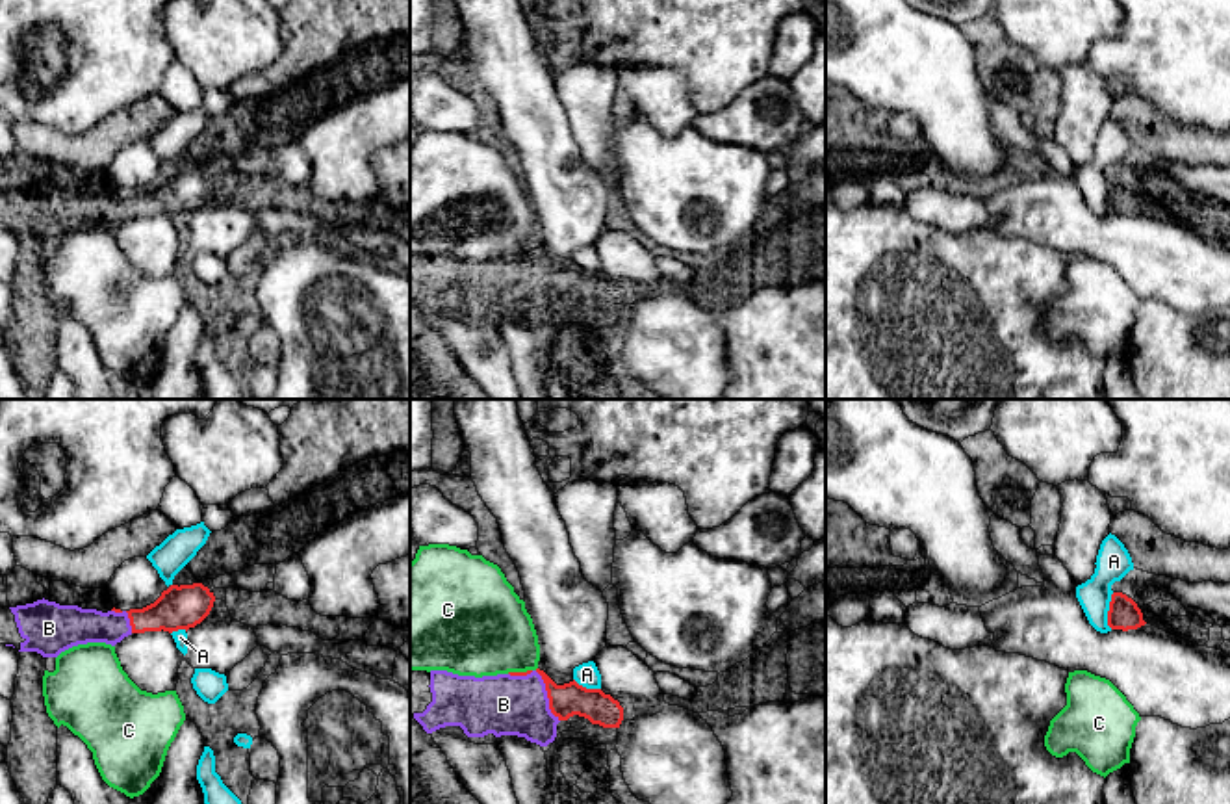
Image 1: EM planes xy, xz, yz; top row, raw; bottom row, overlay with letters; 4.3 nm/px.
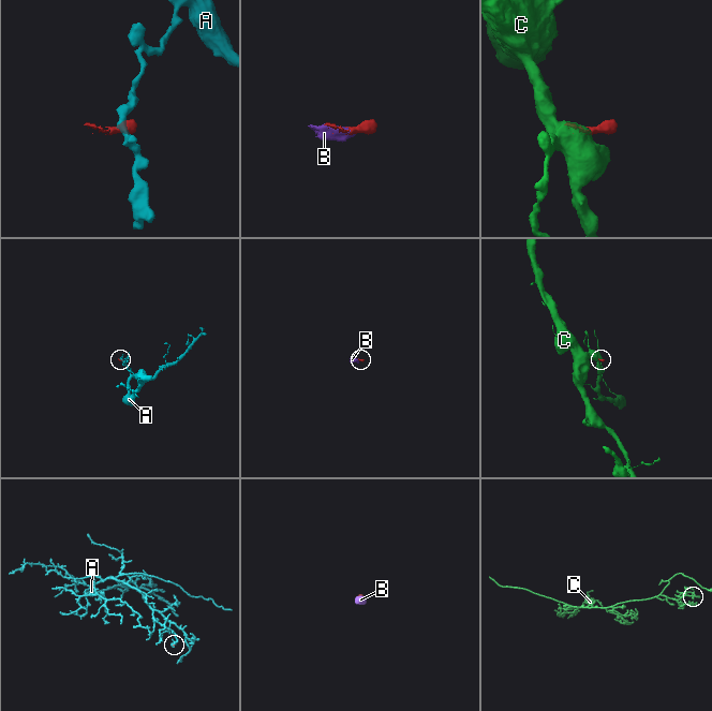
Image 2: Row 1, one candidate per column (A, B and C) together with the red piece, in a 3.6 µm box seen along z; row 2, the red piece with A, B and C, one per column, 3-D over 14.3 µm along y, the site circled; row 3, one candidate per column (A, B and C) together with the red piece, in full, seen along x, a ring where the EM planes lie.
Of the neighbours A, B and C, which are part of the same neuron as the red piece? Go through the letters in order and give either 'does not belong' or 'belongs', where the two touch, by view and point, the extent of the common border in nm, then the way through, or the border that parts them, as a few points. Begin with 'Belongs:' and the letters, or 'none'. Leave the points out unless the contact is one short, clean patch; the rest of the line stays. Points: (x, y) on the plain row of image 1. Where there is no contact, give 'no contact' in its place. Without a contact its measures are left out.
Belongs: B
A: does not belong; meets red in yz at (1108, 195); contact 160 nm long; border along yz (1114, 177), (1108, 188), (1110, 212)
B: belongs; meets red in xz at (544, 266); contact 300 nm long
C: does not belong; meets red in xz at (518, 257); contact 110 nm long; border along xz (531, 253), (507, 257)

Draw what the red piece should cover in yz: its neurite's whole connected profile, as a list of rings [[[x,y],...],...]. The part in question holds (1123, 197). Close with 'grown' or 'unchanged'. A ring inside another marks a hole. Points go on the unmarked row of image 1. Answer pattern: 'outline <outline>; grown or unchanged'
outline [[[1113,176],[1108,195],[1108,210],[1111,214],[1137,214],[1145,210],[1143,197],[1137,188],[1122,176]]]; unchanged

